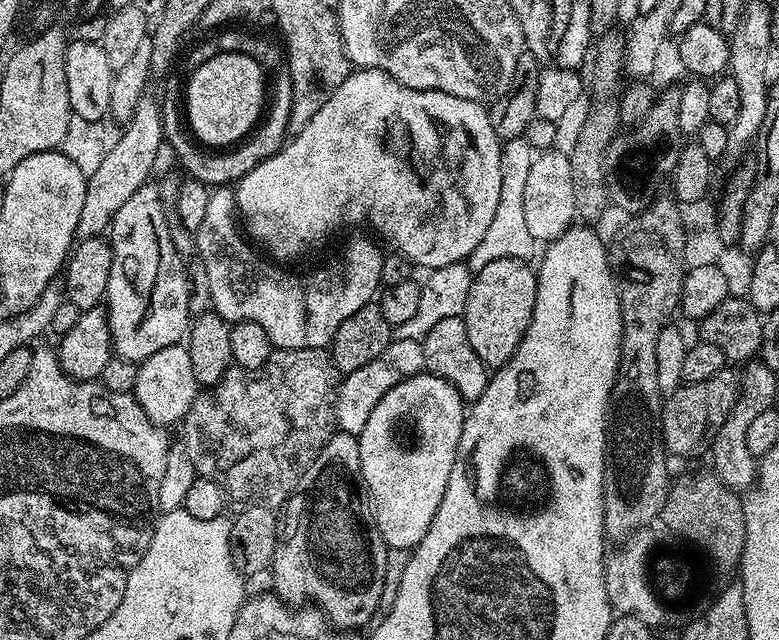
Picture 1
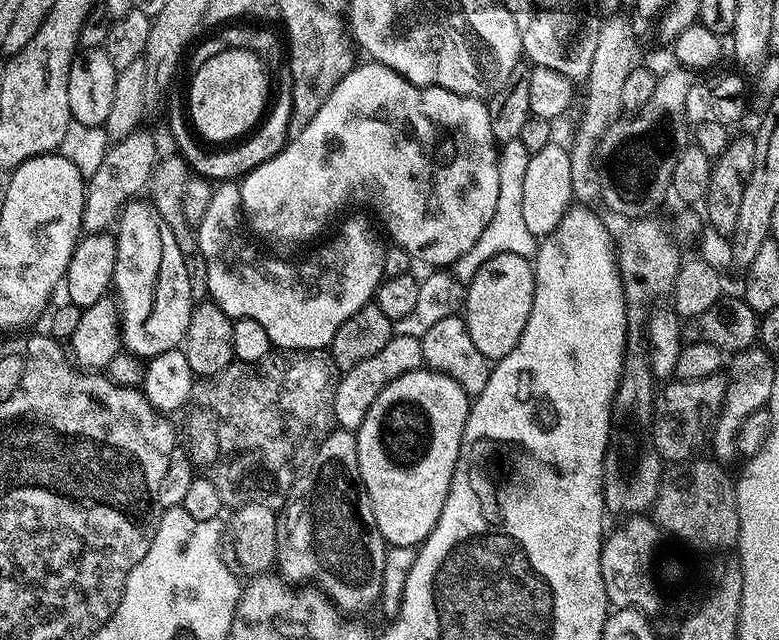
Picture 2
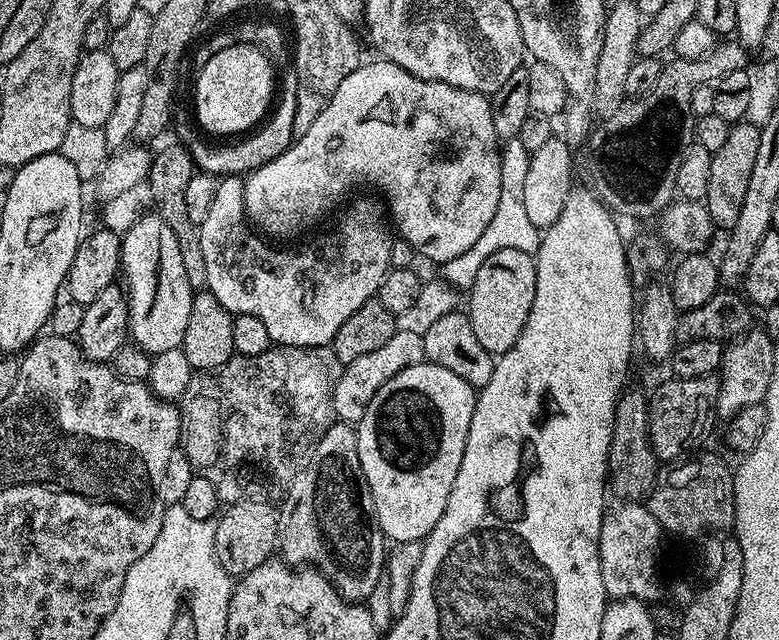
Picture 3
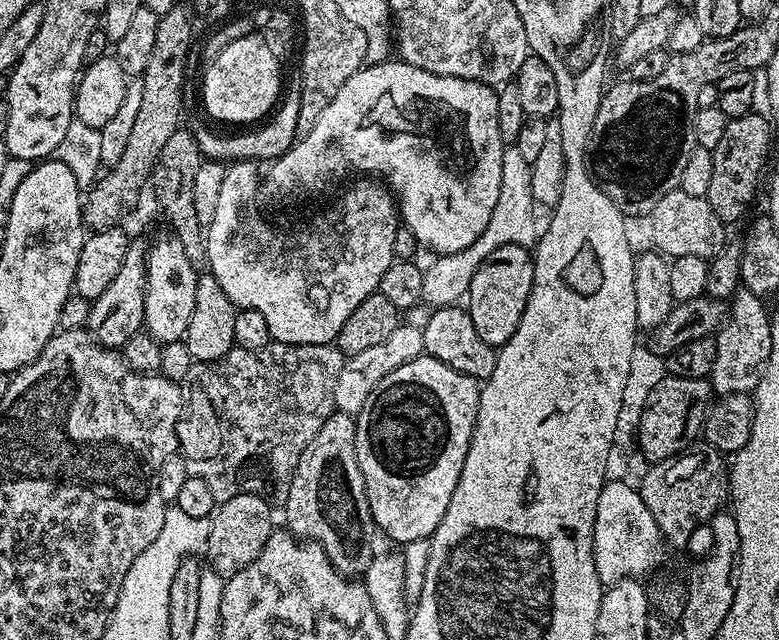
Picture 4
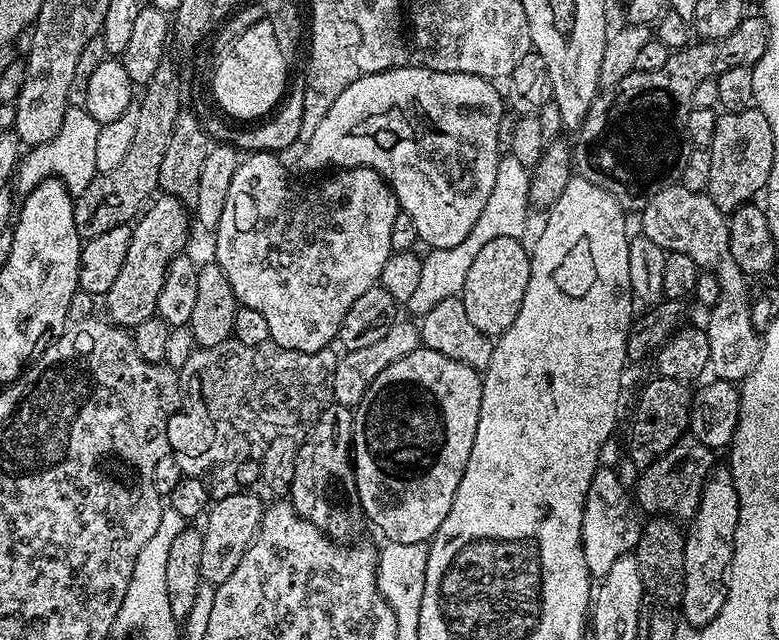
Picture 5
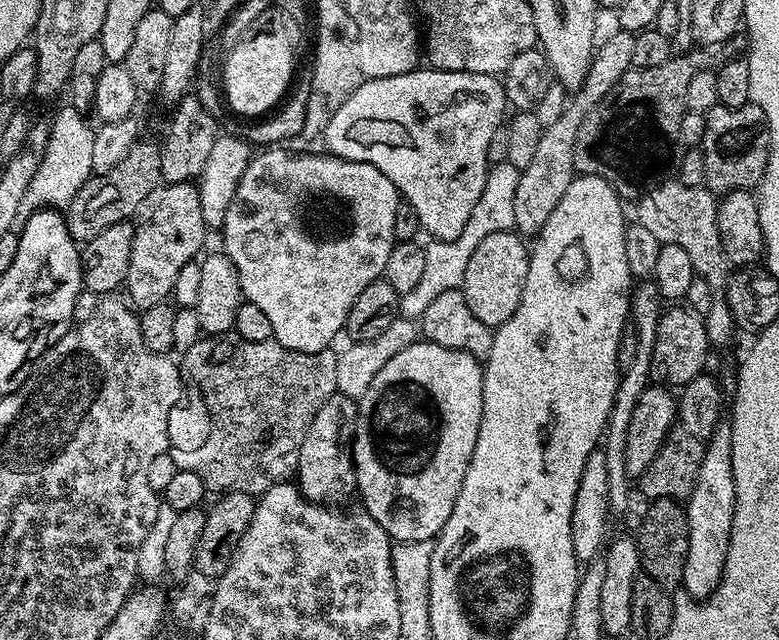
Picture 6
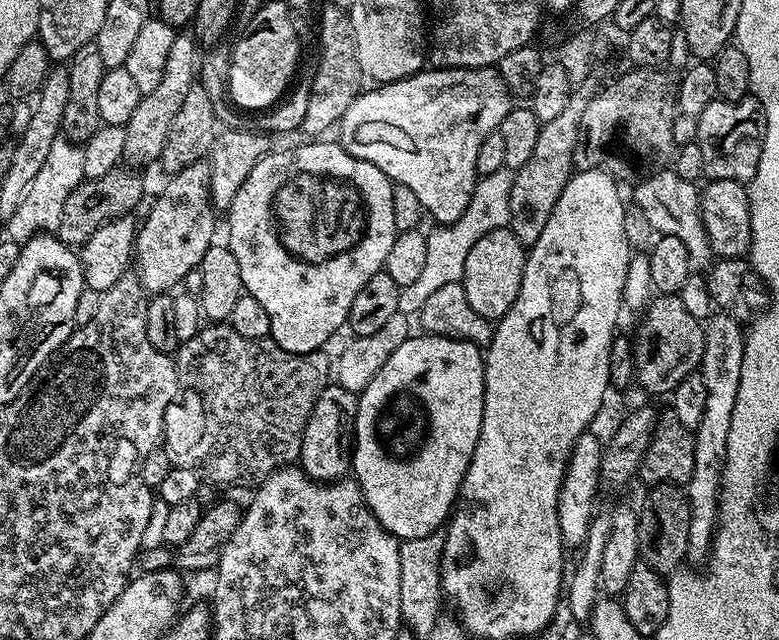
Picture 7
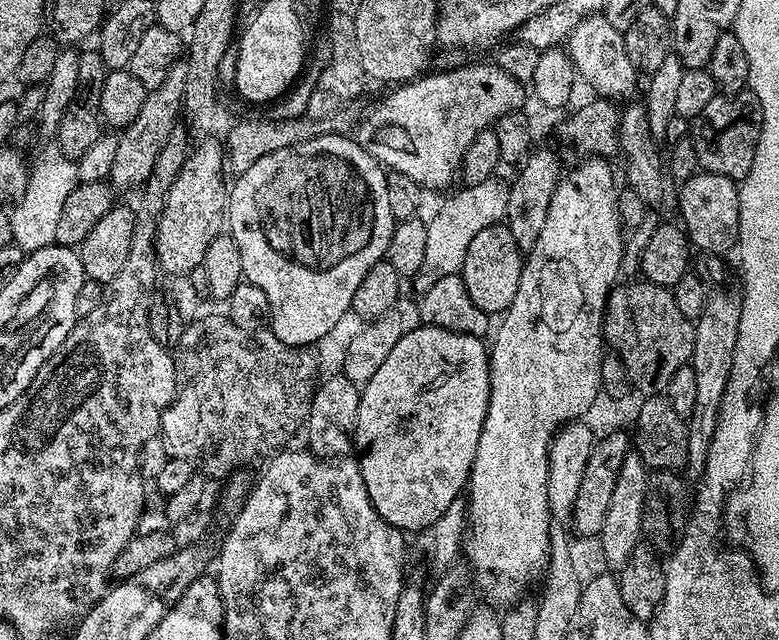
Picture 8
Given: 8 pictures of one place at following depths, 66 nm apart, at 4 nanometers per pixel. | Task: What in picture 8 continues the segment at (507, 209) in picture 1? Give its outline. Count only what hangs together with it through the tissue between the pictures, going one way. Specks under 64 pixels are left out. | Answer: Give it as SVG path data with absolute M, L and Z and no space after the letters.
M500 178L464 184L461 189L427 221L426 258L422 261L422 270L414 277L417 293L430 290L441 278L463 273L470 242L474 242L475 236L486 230L486 226L494 226L505 219L509 185L503 184Z

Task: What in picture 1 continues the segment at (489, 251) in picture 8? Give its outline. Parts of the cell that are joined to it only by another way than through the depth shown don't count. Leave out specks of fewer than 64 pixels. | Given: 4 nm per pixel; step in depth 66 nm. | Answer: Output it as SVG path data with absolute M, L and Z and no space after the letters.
M498 258L498 262L489 262L473 275L463 318L470 346L490 370L501 368L516 353L532 321L537 269L530 265L514 258Z

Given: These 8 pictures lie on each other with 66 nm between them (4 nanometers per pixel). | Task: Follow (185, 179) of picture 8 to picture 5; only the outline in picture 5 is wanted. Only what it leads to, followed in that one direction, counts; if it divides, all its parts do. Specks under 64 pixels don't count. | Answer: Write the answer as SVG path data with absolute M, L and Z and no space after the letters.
M160 194L143 209L142 215L131 225L132 237L130 250L126 250L126 262L118 279L114 281L114 286L110 286L110 290L102 297L102 304L108 311L107 319L111 323L131 330L138 326L138 322L146 322L146 318L157 315L156 307L164 281L164 269L168 267L169 260L187 249L184 247L188 244L188 220L190 224L189 209L182 201Z

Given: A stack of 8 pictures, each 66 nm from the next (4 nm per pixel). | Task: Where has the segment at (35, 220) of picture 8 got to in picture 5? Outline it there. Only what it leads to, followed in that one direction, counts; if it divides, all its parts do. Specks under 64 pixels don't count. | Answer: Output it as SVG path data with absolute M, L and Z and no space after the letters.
M69 106L62 118L62 126L58 126L58 134L50 138L50 142L37 144L31 149L32 152L21 159L14 173L14 192L17 197L23 198L44 180L53 178L60 180L66 186L69 196L75 198L90 186L90 182L96 177L97 170L94 166L94 157L97 150L98 130L100 124L90 118L90 114L83 106Z

